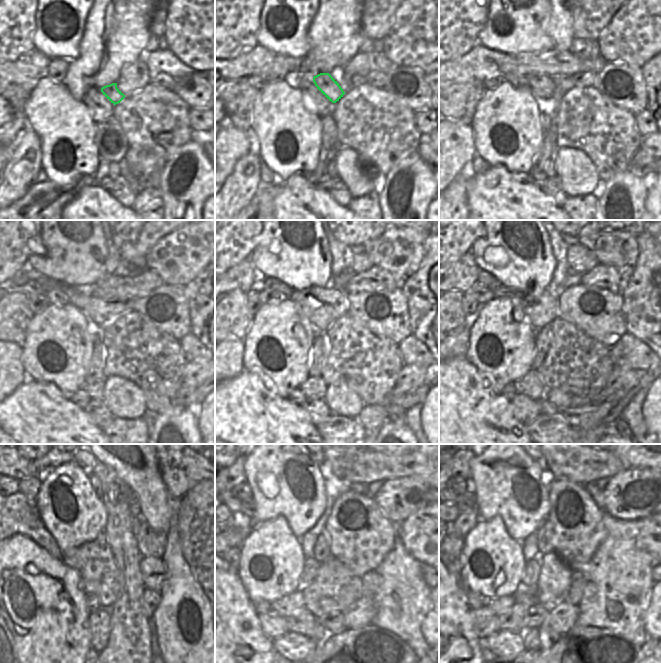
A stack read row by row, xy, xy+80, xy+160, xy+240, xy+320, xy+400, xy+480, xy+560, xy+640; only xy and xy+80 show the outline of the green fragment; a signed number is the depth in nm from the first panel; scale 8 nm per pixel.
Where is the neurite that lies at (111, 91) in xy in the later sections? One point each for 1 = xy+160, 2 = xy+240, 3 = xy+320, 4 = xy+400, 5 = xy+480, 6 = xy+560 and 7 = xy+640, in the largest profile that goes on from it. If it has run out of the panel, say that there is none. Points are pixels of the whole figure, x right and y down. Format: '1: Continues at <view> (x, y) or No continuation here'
1: Continues at xy+160 (543, 86)
2: Continues at xy+240 (75, 296)
3: Continues at xy+320 (270, 282)
4: Continues at xy+400 (499, 289)
5: Continues at xy+480 (39, 514)
6: Continues at xy+560 (243, 491)
7: Continues at xy+640 (466, 499)

